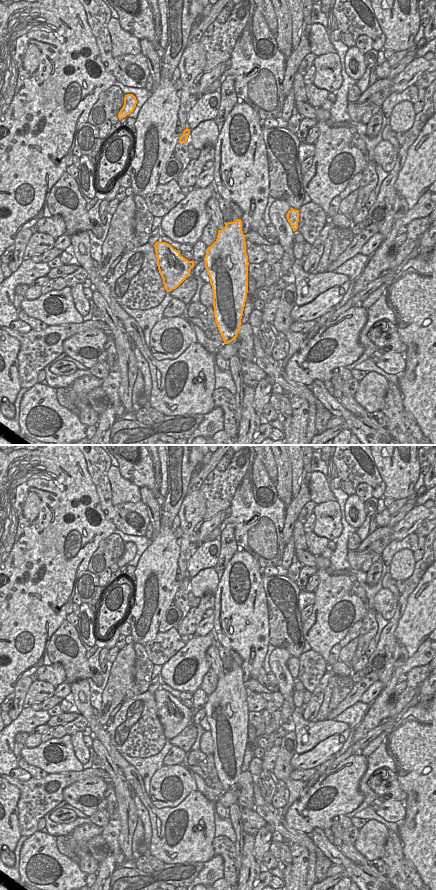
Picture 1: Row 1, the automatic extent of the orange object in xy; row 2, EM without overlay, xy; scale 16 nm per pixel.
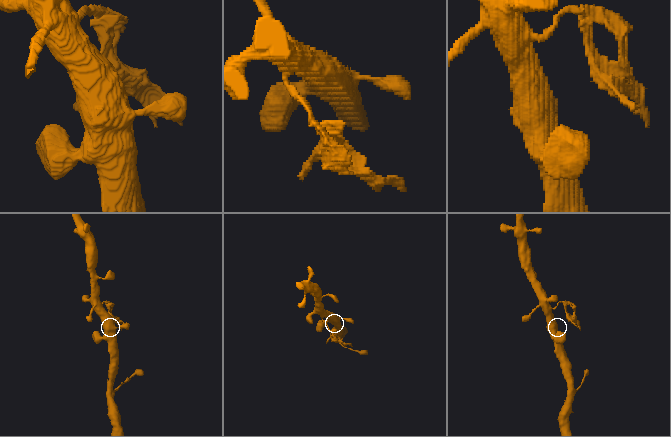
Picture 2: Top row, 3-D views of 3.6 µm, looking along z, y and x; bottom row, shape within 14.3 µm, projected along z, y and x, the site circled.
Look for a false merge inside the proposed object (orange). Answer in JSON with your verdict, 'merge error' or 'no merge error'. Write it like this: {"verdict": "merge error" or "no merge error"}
{"verdict": "merge error"}

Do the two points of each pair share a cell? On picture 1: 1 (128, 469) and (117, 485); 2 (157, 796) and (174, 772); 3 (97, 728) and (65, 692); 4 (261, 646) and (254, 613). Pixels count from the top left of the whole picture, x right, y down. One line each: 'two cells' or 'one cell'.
1: two cells
2: one cell
3: two cells
4: one cell

